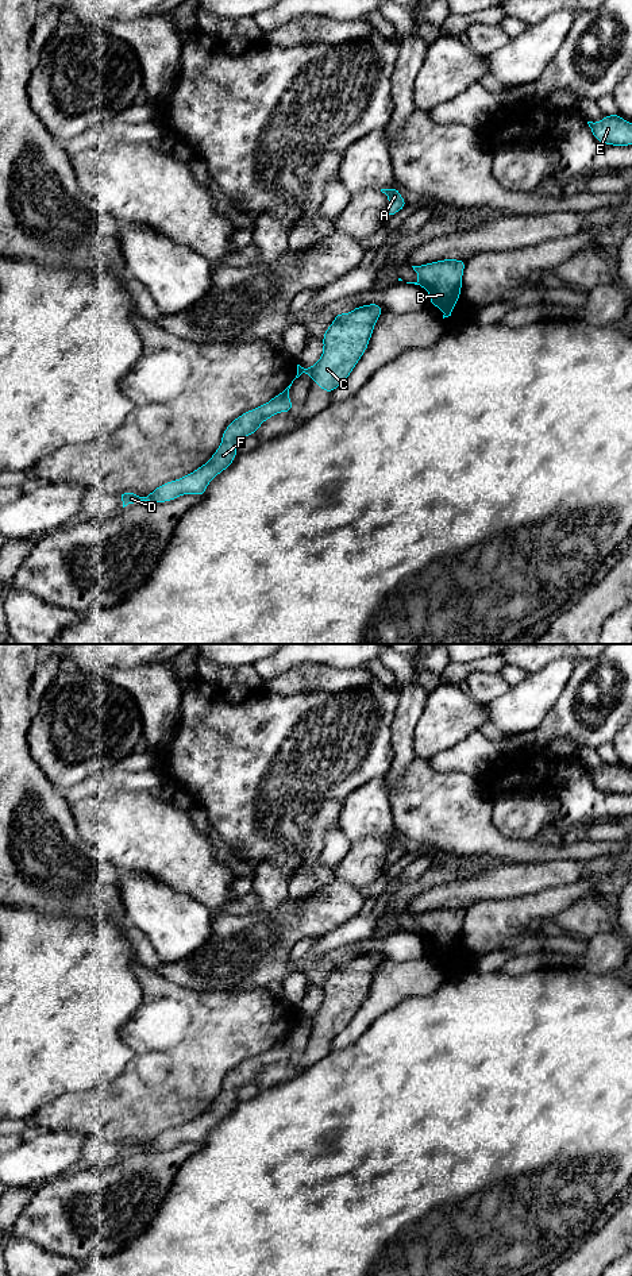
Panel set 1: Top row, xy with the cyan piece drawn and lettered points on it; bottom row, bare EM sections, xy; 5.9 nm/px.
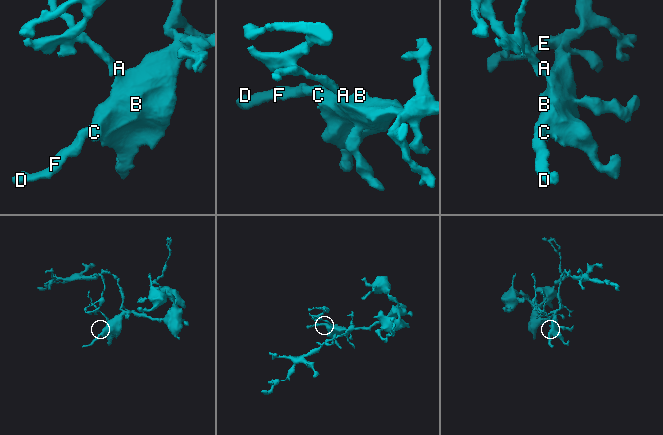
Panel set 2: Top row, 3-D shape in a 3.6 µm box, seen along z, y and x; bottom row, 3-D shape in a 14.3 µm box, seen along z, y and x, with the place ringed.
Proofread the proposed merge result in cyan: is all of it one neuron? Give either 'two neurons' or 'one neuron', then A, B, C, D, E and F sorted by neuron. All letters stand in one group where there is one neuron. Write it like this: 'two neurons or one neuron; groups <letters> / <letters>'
one neuron; groups A B C D E F

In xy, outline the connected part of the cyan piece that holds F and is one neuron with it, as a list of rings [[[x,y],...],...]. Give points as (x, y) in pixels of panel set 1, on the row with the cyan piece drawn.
[[[292,383],[280,394],[274,396],[269,402],[238,416],[223,432],[221,444],[211,456],[211,459],[196,469],[193,473],[158,486],[146,497],[136,496],[134,491],[117,494],[123,502],[123,508],[134,502],[167,502],[182,494],[204,496],[209,482],[227,467],[230,467],[238,454],[236,443],[254,432],[262,423],[280,412],[290,412],[293,404],[289,398]]]

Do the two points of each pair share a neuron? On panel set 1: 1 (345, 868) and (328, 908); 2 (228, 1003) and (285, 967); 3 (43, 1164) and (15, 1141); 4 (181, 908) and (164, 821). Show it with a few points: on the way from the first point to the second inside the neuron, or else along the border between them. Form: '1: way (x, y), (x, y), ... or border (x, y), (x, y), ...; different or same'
1: border (335, 875), (358, 890); different
2: border (265, 986), (236, 989); different
3: border (23, 1141), (14, 1149); different
4: border (151, 876), (174, 890), (192, 895), (207, 908); different

